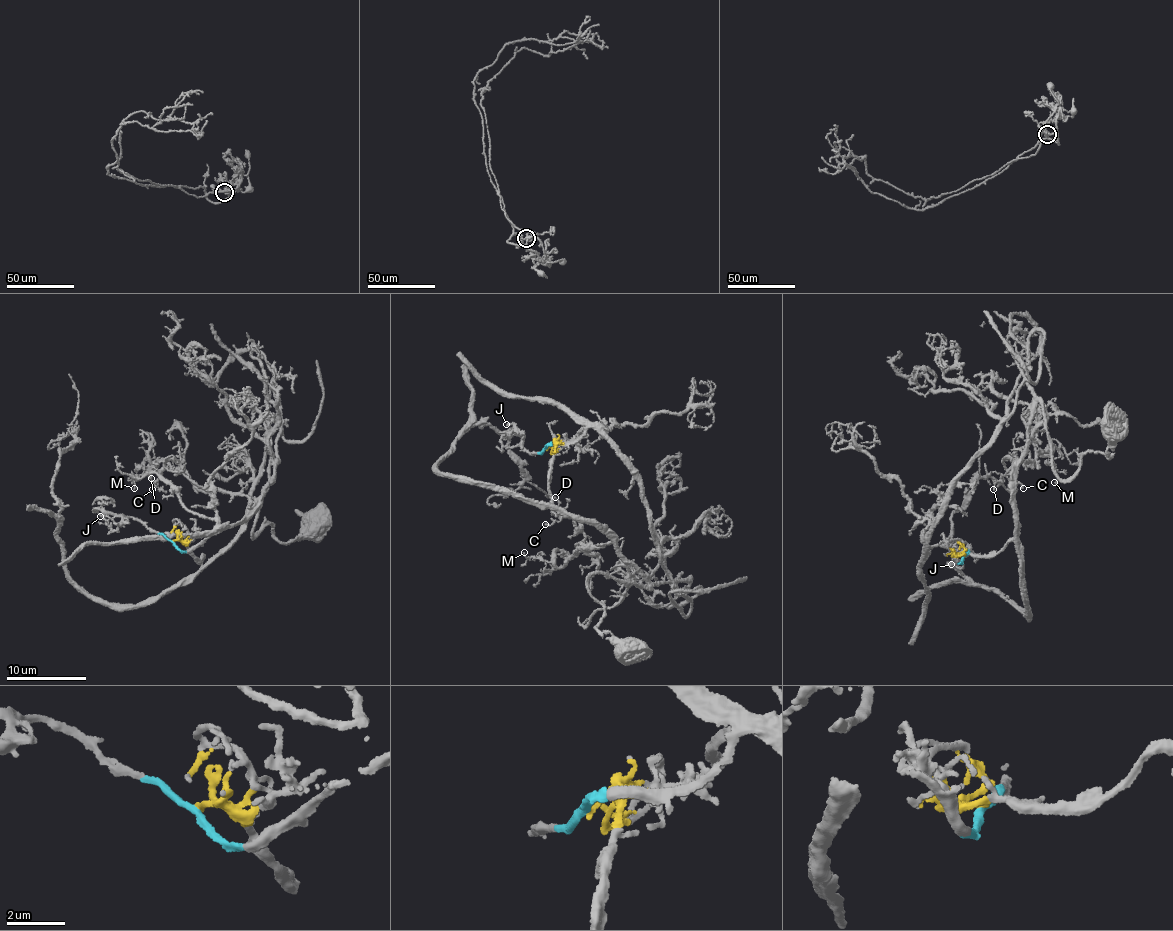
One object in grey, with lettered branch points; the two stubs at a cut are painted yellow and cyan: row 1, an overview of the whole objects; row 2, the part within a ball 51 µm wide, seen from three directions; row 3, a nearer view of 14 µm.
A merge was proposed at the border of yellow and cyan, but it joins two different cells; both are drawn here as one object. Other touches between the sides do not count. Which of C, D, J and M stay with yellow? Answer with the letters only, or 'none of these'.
C, D, M

